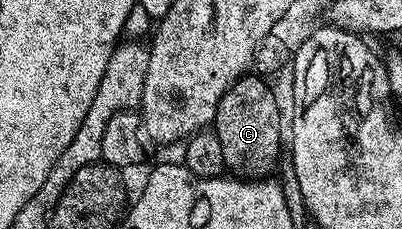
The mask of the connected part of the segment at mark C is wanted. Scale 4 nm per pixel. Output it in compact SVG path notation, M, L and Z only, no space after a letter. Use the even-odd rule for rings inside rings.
M247 73L237 79L220 97L214 114L212 130L220 137L224 148L224 161L235 176L251 181L261 180L278 163L278 154L283 154L280 139L280 112L276 109L270 83L255 73Z

